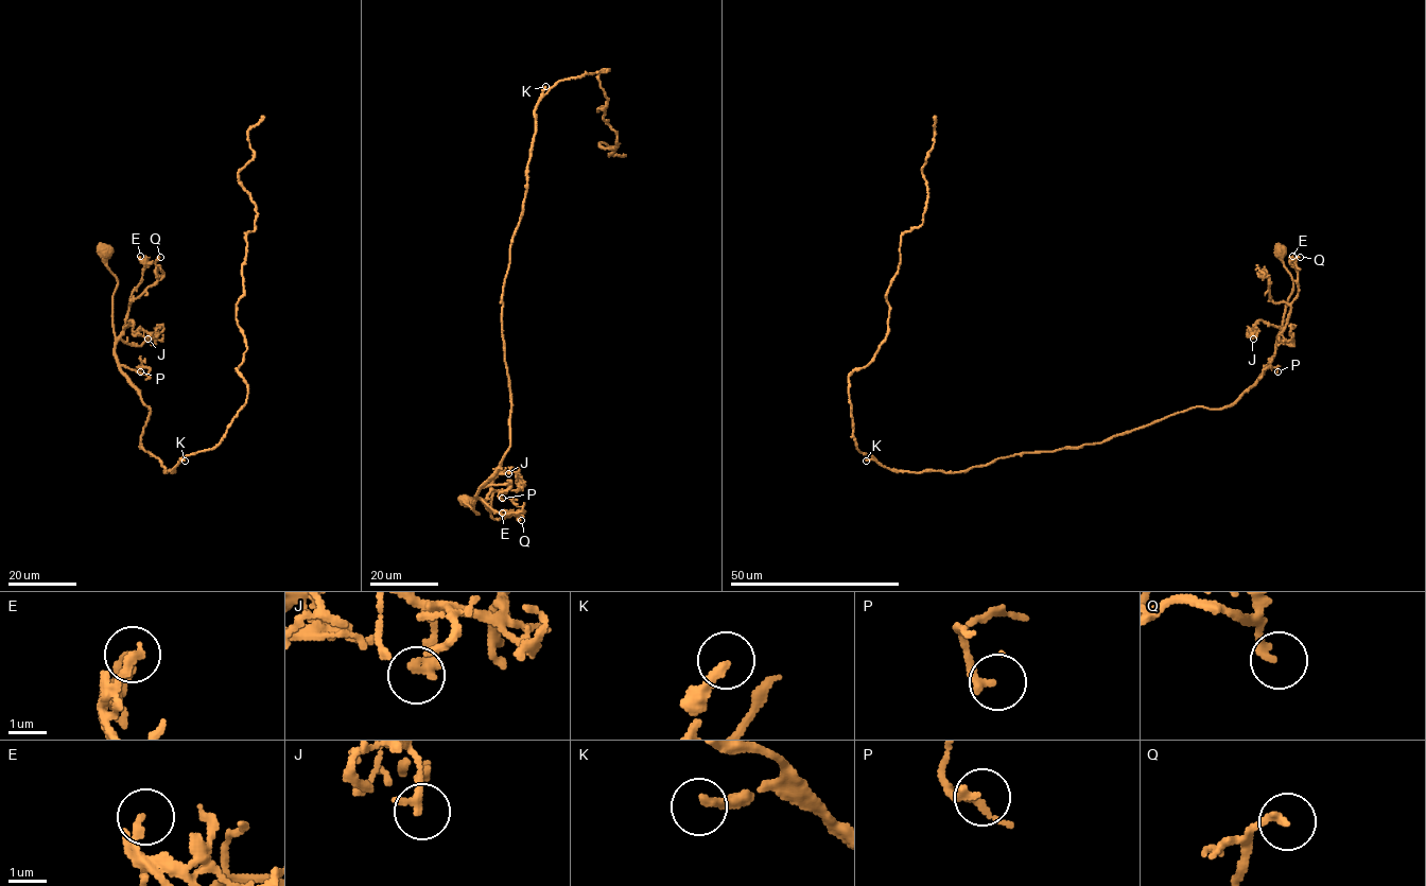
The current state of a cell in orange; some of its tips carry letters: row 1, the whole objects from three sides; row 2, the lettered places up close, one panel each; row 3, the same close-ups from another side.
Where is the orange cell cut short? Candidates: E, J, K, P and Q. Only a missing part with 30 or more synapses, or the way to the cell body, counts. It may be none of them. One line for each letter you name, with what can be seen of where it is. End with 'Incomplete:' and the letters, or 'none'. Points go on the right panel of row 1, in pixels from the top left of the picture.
K: (866, 461)
Incomplete: K

